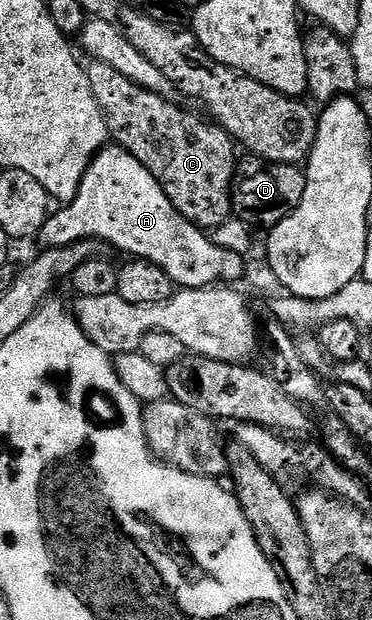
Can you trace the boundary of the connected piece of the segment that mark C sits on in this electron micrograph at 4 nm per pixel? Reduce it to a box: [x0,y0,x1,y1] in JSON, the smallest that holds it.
[85,61,236,231]

